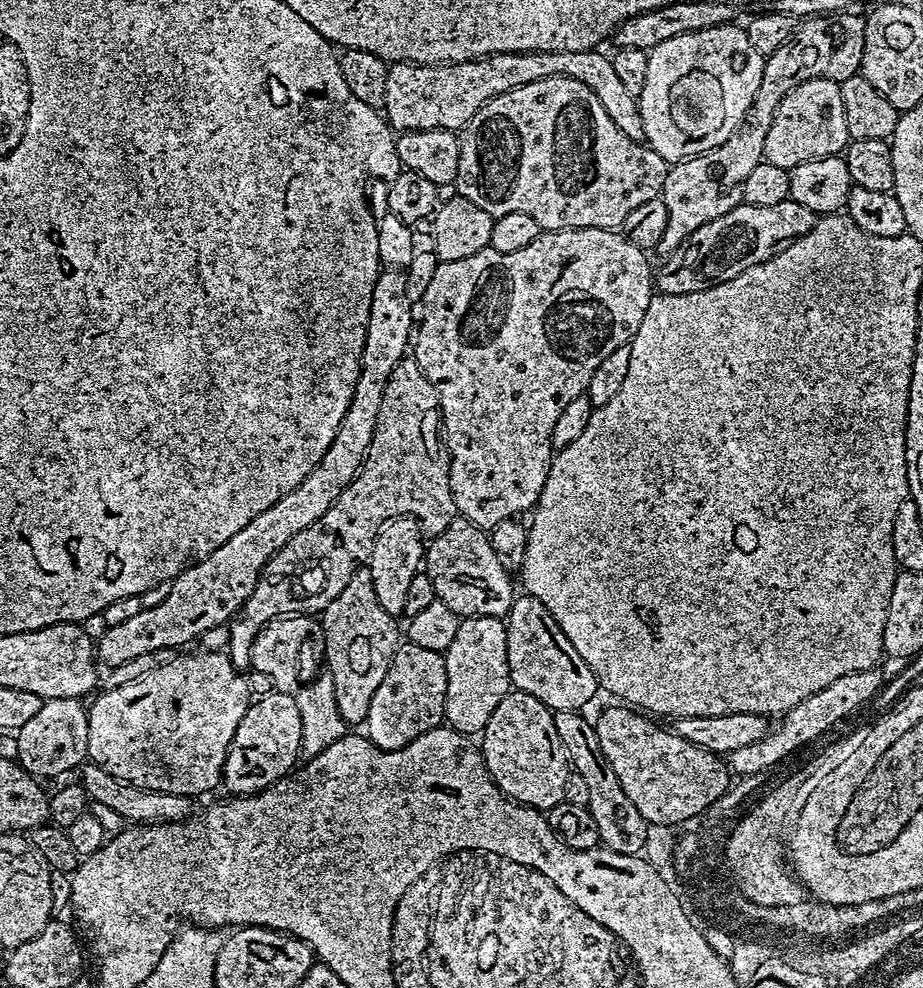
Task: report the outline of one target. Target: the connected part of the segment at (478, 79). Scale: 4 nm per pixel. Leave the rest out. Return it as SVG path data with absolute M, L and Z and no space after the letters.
M603 51L591 52L511 52L510 54L497 54L483 60L467 60L461 64L402 64L393 63L386 74L386 94L384 95L383 115L388 121L389 128L397 133L422 132L428 130L446 130L456 132L463 130L478 114L480 107L490 98L502 94L506 90L514 90L518 86L526 86L530 82L538 82L542 78L551 76L565 76L582 82L602 102L606 114L610 114L610 122L626 134L631 140L644 140L644 127L642 126L640 105L637 97L629 94L622 86L618 74L614 71L611 59L603 56Z

